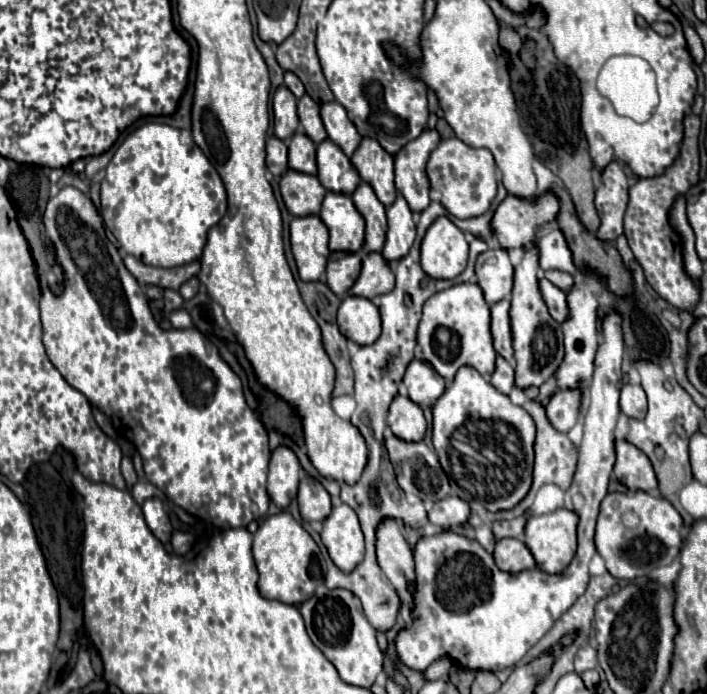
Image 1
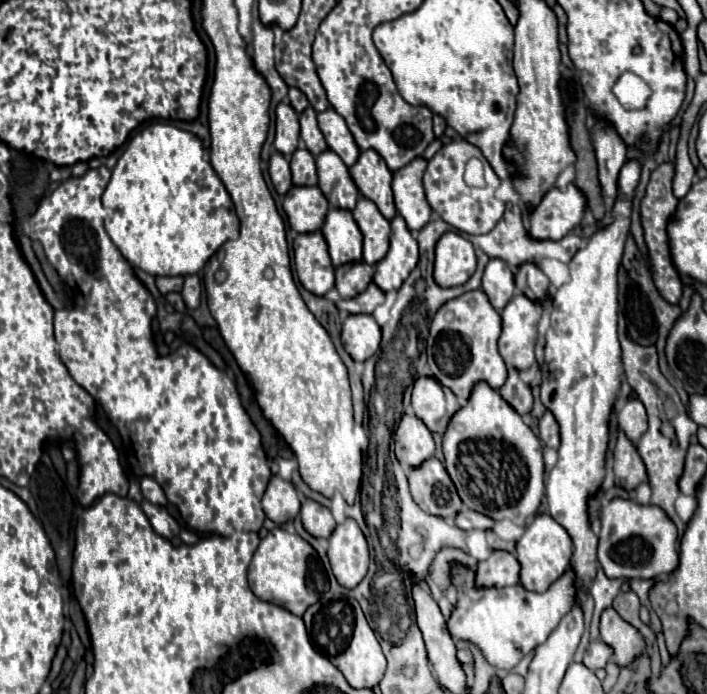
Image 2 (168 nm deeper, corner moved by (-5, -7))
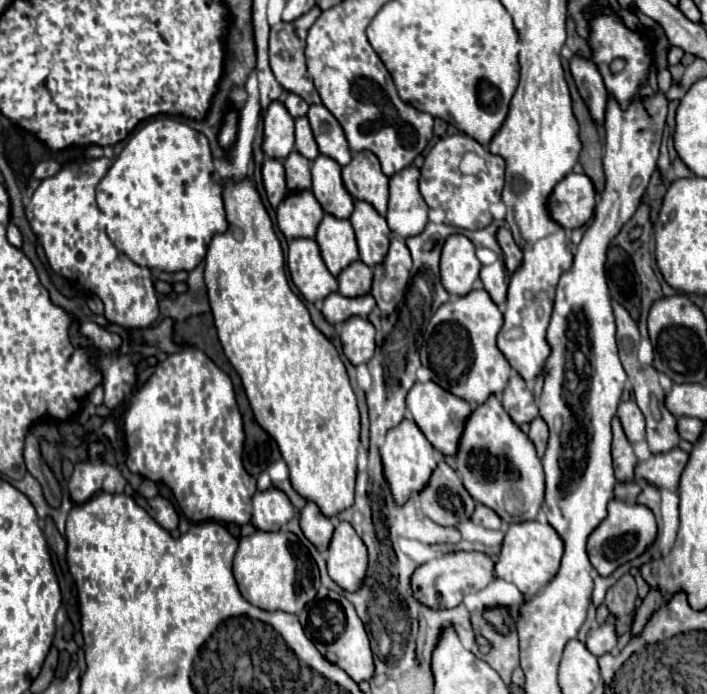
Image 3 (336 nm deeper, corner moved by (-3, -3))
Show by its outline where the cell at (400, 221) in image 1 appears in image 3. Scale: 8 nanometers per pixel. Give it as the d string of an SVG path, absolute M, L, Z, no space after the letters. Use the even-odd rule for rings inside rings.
M394 238L384 262L374 266L374 282L370 292L384 316L388 316L402 300L404 288L410 278L410 268L412 258L406 242L402 238Z

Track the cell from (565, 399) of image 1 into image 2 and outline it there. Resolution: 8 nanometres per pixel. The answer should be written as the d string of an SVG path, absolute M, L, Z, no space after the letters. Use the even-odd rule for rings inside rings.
M546 410L544 416L540 418L540 424L538 424L538 438L544 442L544 446L548 448L554 448L558 450L560 446L560 432L558 432L558 424L554 420L554 416Z

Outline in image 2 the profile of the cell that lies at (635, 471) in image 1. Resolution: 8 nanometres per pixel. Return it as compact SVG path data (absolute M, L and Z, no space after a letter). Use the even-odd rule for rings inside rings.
M620 430L614 446L614 482L616 486L622 486L624 490L634 490L638 484L646 482L646 466L636 452L634 444L626 438L626 434Z

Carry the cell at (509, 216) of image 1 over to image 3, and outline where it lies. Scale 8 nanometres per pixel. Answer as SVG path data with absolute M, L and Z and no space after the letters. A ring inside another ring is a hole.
M570 172L554 186L548 198L548 214L564 230L580 228L594 214L594 196L592 180L588 182L586 174Z

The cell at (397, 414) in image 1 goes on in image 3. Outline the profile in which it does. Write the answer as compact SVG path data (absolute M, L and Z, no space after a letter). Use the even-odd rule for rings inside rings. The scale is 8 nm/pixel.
M402 420L396 428L388 430L384 444L380 446L380 456L384 464L384 476L390 482L390 490L396 498L396 502L406 502L408 496L420 492L424 488L424 482L428 482L432 470L436 468L436 448L428 442L428 438L422 434L422 430L416 426L414 420Z

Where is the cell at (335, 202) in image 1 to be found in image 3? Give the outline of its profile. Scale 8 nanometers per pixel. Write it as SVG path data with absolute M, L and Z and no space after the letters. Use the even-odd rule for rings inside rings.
M324 214L316 232L316 242L328 270L334 276L338 276L342 268L358 260L358 248L350 220L340 220L332 214Z

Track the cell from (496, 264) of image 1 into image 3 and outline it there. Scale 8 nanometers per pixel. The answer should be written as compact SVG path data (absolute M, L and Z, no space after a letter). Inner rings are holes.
M496 260L490 266L482 266L480 278L484 282L484 290L490 294L494 304L504 306L506 292L508 292L508 282L510 282L510 274L504 266L504 260Z

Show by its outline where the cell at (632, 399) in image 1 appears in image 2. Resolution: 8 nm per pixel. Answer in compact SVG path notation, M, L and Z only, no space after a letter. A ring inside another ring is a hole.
M628 400L618 412L616 412L616 422L620 430L636 444L638 438L646 432L646 410L640 400Z

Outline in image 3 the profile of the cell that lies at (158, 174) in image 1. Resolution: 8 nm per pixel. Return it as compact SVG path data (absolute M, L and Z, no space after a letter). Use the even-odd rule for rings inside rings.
M170 118L150 120L134 132L98 184L96 200L100 212L110 218L106 232L112 244L150 270L194 270L214 234L230 226L222 202L222 176L214 170L208 140Z

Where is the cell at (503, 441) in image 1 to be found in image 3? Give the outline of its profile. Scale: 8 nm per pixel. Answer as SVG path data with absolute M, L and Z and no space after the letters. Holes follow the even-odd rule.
M490 394L490 398L476 406L466 418L458 440L456 470L468 494L476 502L492 508L504 522L514 522L518 518L536 520L544 500L542 462L536 454L534 442L506 414L496 394Z

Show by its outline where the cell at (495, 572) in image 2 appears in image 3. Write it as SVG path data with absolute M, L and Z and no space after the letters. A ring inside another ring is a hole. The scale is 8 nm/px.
M450 552L442 558L434 558L416 570L412 576L412 588L416 590L416 598L420 602L428 602L428 606L458 606L464 594L474 594L486 588L496 580L496 562L482 552Z

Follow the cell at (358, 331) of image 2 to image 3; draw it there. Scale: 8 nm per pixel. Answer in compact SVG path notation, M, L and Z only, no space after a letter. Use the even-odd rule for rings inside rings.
M352 316L342 324L342 348L346 358L358 366L364 364L372 358L376 342L374 342L374 326L368 318L360 318L360 316Z

